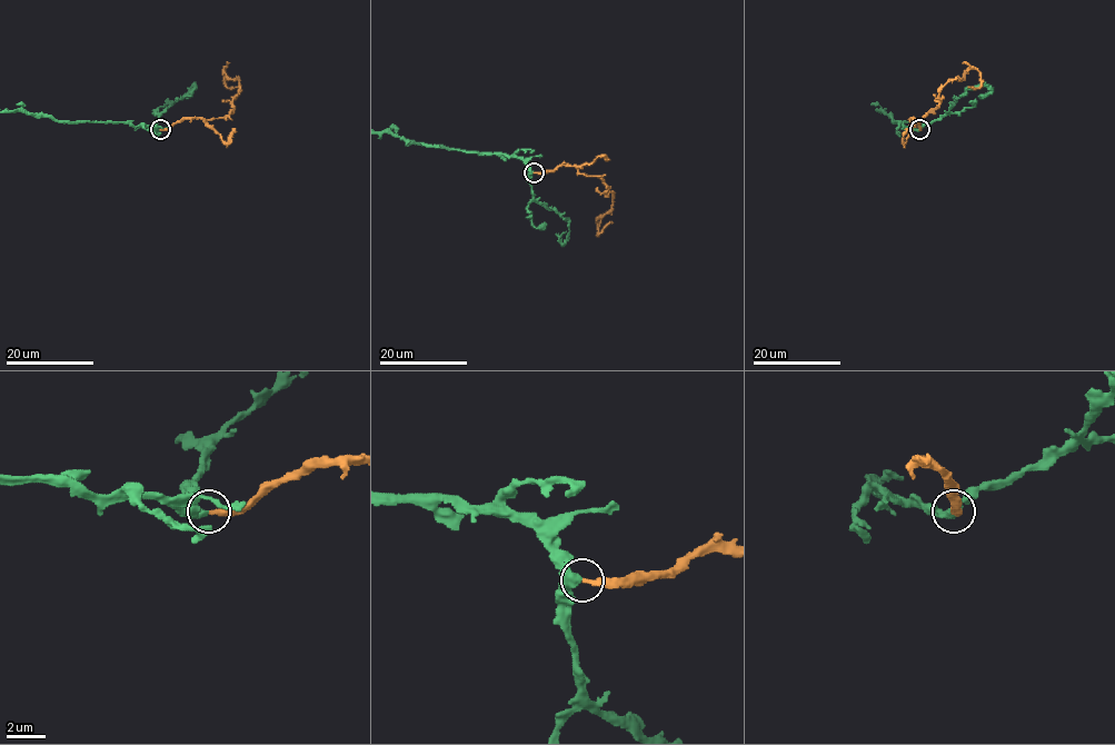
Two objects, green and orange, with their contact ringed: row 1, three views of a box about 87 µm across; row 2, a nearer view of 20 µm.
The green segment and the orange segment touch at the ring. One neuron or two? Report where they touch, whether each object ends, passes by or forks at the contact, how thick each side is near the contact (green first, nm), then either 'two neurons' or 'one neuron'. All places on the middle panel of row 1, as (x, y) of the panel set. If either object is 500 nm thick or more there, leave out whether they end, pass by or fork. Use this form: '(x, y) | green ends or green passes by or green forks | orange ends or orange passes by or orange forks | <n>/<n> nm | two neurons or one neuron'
(534, 172) | green passes by | orange ends | 360/280 nm | one neuron

